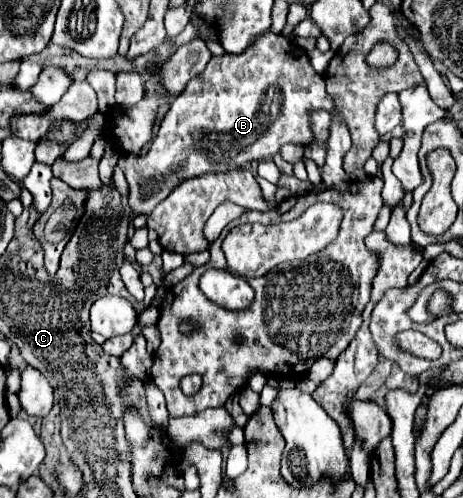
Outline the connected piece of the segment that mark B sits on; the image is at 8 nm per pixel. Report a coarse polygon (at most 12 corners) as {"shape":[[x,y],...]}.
{"shape":[[287,37],[211,57],[145,155],[121,153],[133,213],[185,179],[315,141],[345,193],[351,147],[325,79]]}

